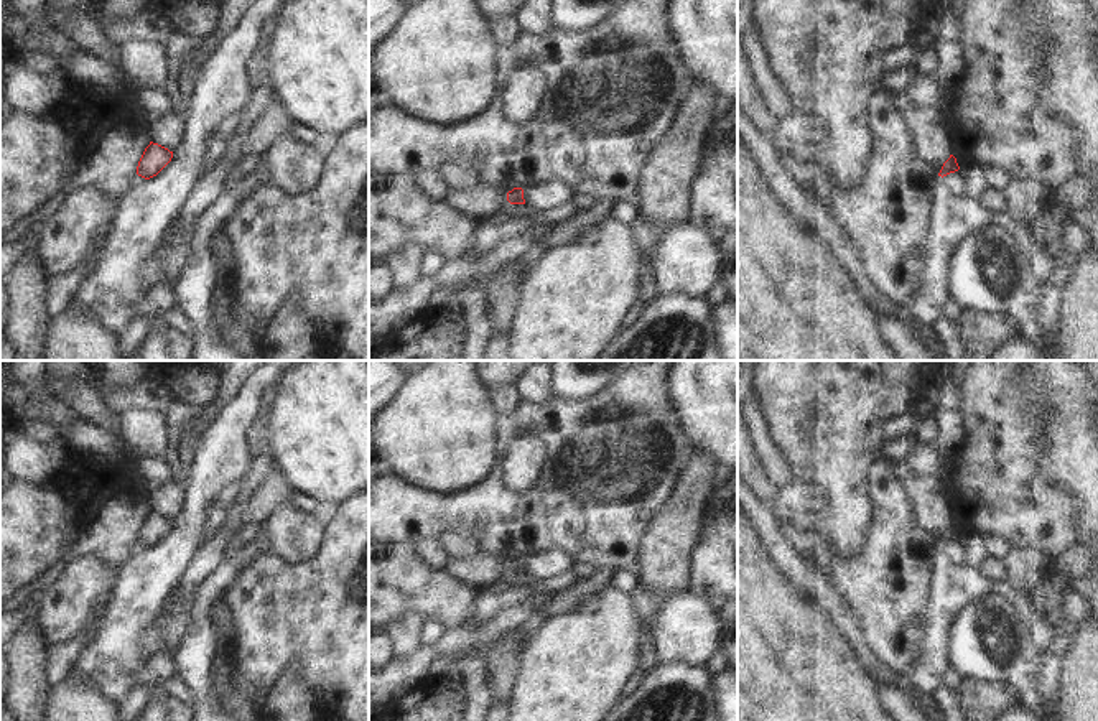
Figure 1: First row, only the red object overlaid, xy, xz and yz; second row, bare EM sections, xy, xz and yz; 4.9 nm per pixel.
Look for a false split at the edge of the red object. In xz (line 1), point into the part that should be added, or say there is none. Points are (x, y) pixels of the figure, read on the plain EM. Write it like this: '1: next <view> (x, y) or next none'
1: next none

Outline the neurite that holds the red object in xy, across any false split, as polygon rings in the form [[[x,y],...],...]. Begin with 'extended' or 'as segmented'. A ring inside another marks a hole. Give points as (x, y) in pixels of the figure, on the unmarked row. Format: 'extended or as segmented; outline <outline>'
as segmented; outline [[[150,510],[150,514],[145,517],[138,535],[137,535],[137,543],[150,548],[156,545],[173,527],[173,520],[168,517]]]

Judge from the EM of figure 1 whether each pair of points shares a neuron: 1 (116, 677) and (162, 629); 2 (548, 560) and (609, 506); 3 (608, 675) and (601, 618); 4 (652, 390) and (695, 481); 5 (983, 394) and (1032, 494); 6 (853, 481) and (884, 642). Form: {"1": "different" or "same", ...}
{"1": "different", "2": "different", "3": "same", "4": "different", "5": "same", "6": "different"}

